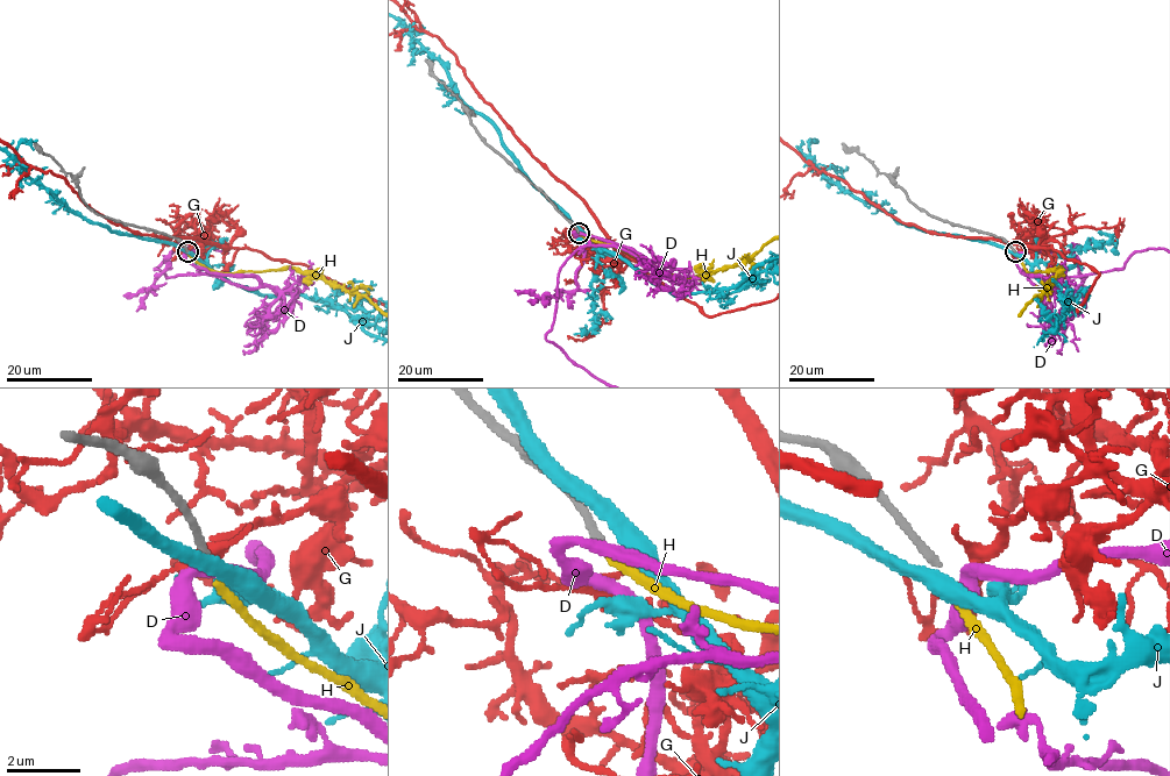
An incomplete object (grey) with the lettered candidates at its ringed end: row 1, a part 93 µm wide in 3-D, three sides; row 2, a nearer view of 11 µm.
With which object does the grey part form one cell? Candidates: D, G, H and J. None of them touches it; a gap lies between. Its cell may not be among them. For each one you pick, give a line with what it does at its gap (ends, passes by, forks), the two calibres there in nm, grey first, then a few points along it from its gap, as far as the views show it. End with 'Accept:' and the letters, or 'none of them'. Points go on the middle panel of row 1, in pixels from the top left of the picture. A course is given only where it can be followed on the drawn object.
H: It ends there. Thickness 240 nm (grey) against 240 nm
Accept: H

